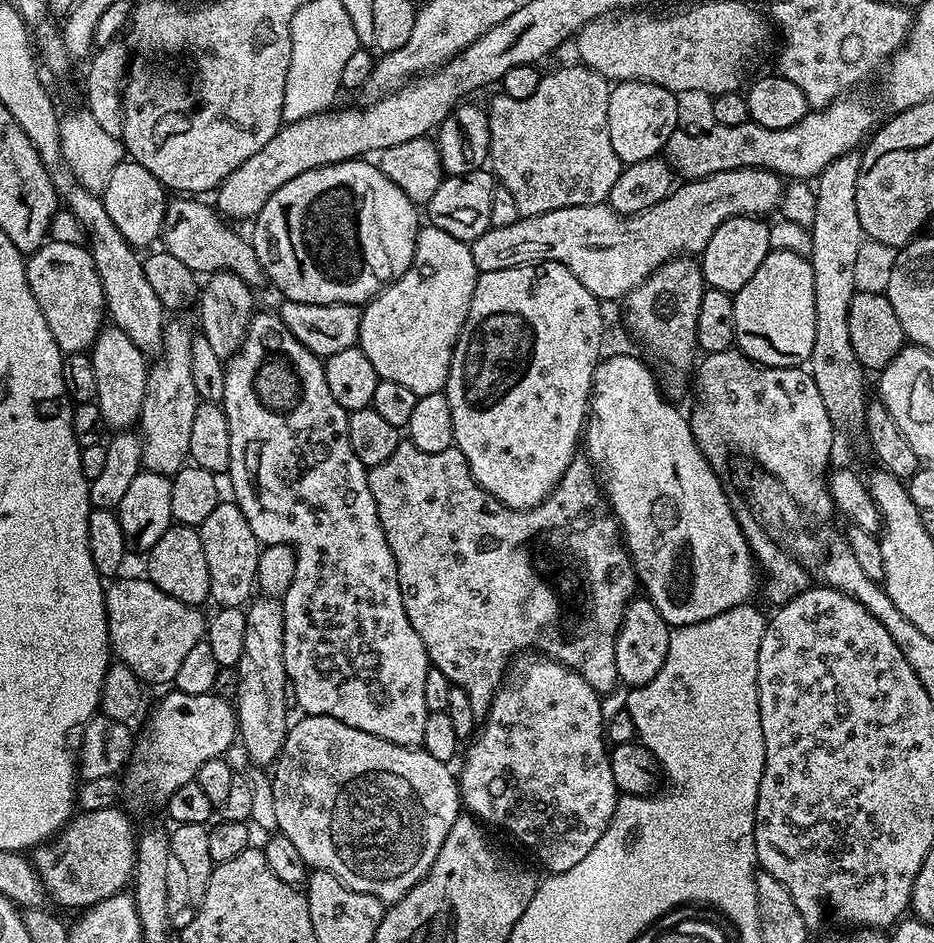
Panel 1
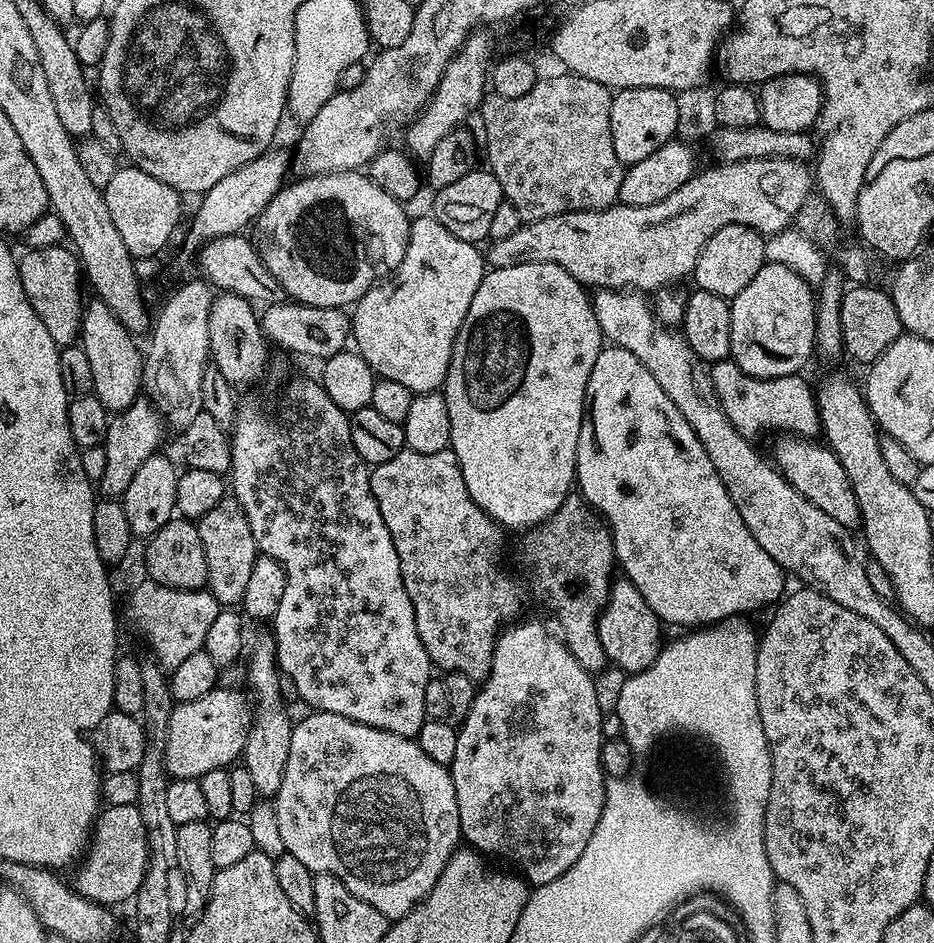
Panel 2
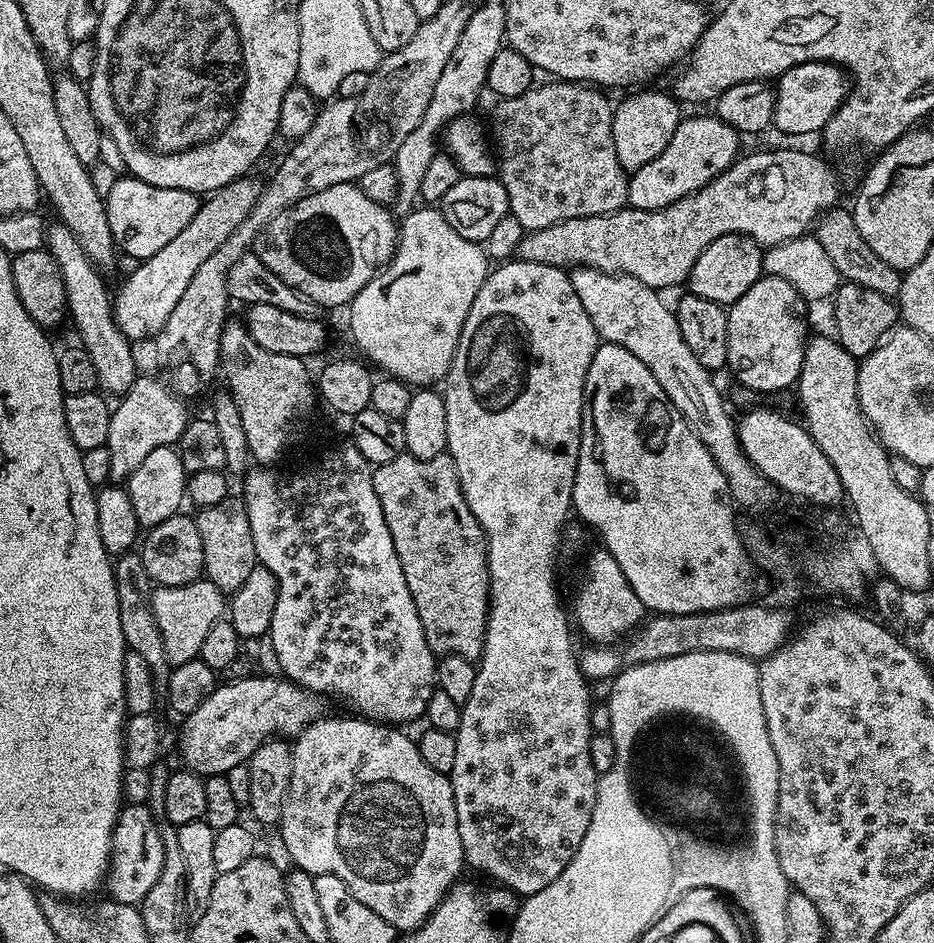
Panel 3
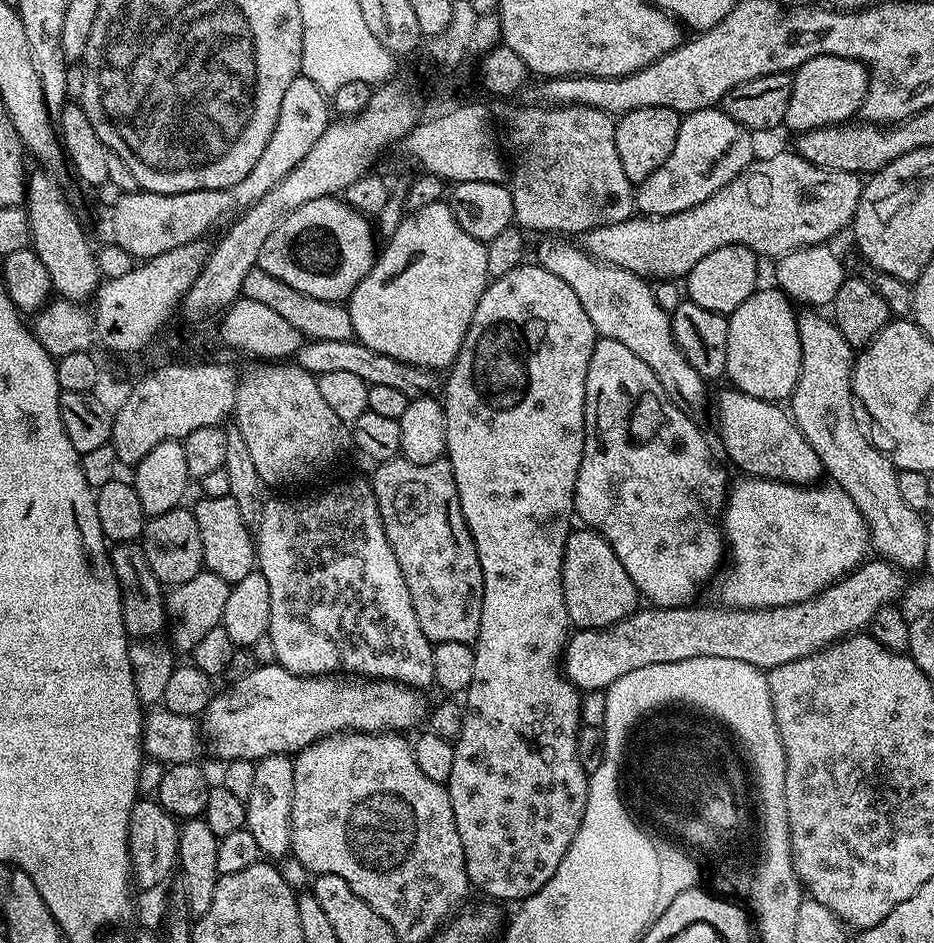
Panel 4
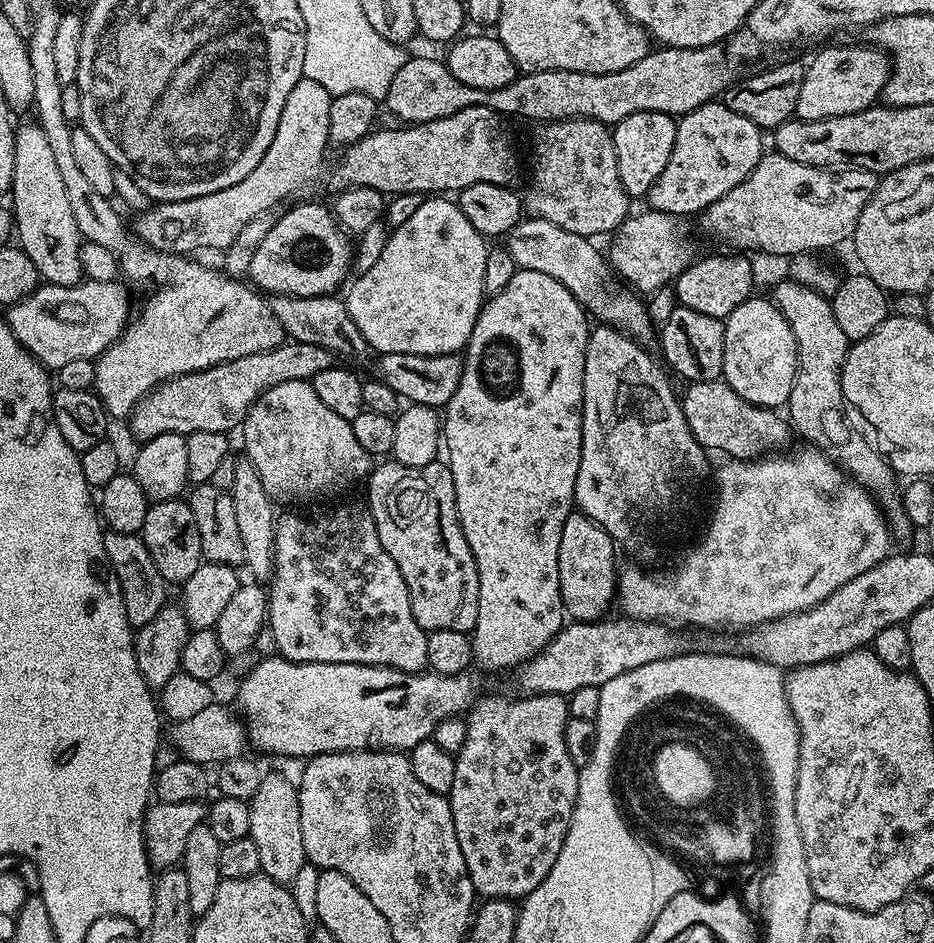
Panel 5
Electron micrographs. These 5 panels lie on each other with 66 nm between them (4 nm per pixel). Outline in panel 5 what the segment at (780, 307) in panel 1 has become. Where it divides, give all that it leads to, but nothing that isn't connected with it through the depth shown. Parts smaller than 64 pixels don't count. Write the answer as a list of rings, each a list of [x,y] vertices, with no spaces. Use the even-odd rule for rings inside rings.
[[[753,295],[724,320],[726,358],[723,380],[738,398],[746,398],[754,406],[780,410],[787,405],[796,377],[796,343],[790,322],[771,299]]]

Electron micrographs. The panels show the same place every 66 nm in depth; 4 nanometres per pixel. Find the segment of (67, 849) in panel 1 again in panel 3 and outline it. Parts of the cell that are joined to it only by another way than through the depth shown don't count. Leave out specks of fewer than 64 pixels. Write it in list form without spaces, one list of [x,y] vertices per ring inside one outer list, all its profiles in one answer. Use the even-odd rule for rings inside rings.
[[[125,803],[116,819],[116,828],[112,831],[112,856],[108,859],[106,877],[107,895],[119,904],[143,904],[146,894],[154,890],[158,874],[162,874],[163,840],[160,833],[157,813],[151,811],[147,803]]]

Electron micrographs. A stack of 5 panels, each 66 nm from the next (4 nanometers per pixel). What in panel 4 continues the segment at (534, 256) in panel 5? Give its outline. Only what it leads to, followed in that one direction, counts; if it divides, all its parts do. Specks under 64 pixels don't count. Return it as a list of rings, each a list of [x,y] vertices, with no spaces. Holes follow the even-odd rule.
[[[544,238],[537,250],[535,259],[550,274],[558,274],[562,282],[574,290],[578,302],[582,302],[582,310],[586,310],[590,322],[594,322],[597,337],[614,342],[622,342],[626,350],[631,350],[654,370],[660,379],[662,390],[674,402],[674,406],[683,408],[685,412],[695,413],[695,408],[704,404],[704,377],[686,362],[682,350],[672,337],[672,318],[667,311],[660,309],[656,296],[647,279],[636,276],[630,270],[619,268],[613,264],[604,264],[585,252],[579,243],[567,244],[564,238]]]

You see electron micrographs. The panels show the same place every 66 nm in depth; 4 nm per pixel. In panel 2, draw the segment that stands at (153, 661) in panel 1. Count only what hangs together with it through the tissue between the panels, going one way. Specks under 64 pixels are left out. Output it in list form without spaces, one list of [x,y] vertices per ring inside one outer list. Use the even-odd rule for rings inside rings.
[[[143,582],[128,596],[128,616],[132,624],[144,635],[151,655],[165,670],[177,668],[190,654],[201,651],[206,633],[222,606],[207,590],[183,592],[161,584]]]

